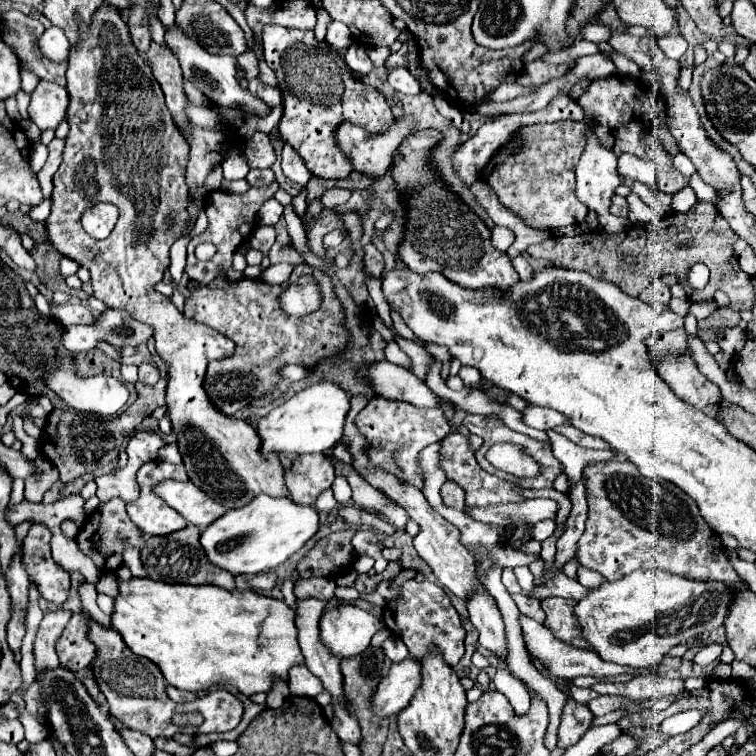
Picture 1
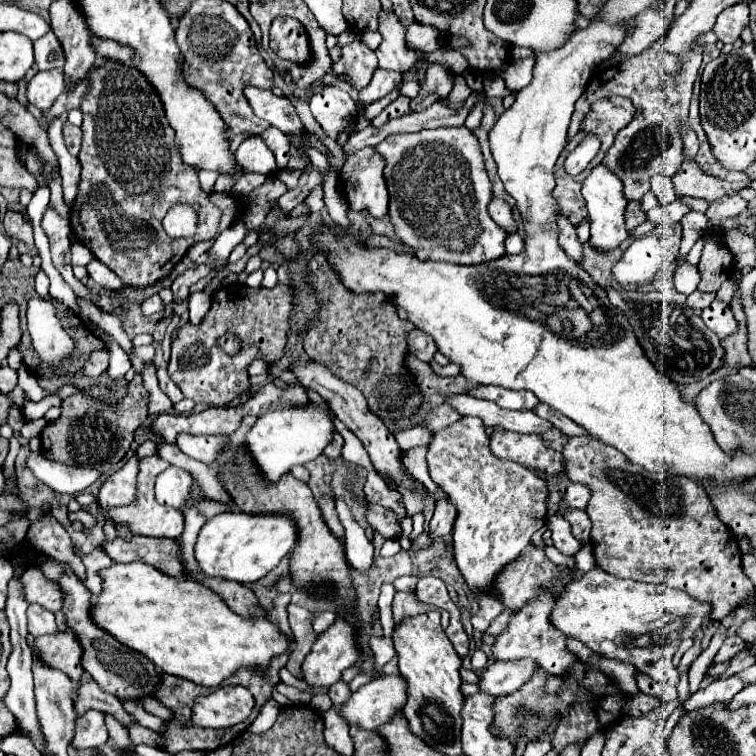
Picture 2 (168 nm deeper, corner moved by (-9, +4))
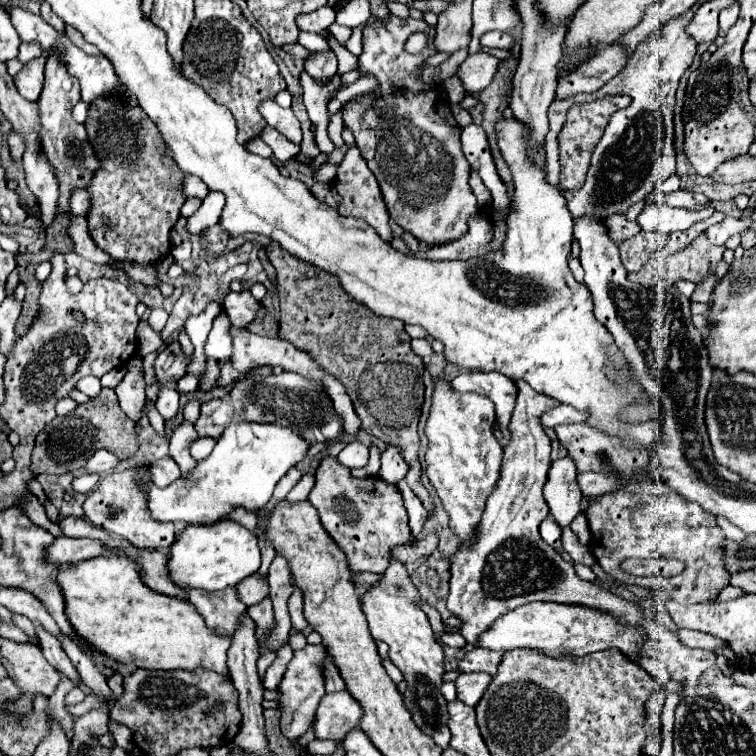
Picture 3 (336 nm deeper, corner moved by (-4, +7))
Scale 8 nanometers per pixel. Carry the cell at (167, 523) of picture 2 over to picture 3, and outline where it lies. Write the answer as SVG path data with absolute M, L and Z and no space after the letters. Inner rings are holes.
M136 466L122 472L110 472L104 480L100 480L98 488L84 502L84 516L94 524L108 532L114 532L126 538L130 544L138 548L168 548L174 542L174 524L158 522L148 512L148 500L138 486L140 478L148 476L148 466Z

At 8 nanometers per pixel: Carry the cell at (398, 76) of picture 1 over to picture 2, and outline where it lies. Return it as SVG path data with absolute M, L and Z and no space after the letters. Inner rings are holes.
M383 7L379 11L379 19L381 19L379 33L383 37L381 45L375 51L379 67L405 73L411 65L415 65L415 53L405 47L407 27L399 21L399 17L393 11L385 11Z

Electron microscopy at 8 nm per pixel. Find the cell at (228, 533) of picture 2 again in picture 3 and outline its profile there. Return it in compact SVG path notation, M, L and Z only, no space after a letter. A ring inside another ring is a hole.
M230 518L218 520L216 524L198 524L186 526L178 540L170 546L168 572L170 580L178 586L204 588L204 590L222 590L226 586L236 586L244 578L256 574L260 564L260 548L256 532L250 532L240 522Z

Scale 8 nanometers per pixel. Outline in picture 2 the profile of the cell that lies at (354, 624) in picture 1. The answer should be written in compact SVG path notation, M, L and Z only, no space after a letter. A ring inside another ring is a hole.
M337 619L321 633L301 665L303 681L311 687L331 687L341 679L341 673L357 661L355 627L349 621Z

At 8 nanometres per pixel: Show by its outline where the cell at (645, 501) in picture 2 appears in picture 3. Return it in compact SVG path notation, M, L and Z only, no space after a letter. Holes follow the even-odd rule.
M564 424L554 428L554 432L568 450L568 458L576 464L578 472L614 474L620 480L618 490L594 498L586 510L592 532L588 546L602 570L618 582L652 588L660 592L664 600L676 600L684 606L716 600L730 582L730 572L724 562L726 536L716 524L716 518L704 514L698 504L684 500L664 480L652 480L648 474L650 456L644 450L626 452L620 440L606 438L586 424ZM624 558L674 558L684 562L686 568L682 574L674 576L674 580L644 580L620 570Z

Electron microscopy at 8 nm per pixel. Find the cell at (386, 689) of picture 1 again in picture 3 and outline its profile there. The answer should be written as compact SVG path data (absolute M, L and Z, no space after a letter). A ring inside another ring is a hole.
M348 690L326 694L316 712L316 738L328 740L344 740L350 730L354 730L364 716L364 710L356 698L348 694Z

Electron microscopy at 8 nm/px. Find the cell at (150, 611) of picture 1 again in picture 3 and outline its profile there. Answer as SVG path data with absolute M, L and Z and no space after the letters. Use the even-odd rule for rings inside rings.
M100 556L60 570L58 584L66 598L66 616L94 650L114 662L134 664L148 670L188 670L198 668L228 674L226 652L232 638L216 634L188 600L154 592L142 580L140 564L126 556Z

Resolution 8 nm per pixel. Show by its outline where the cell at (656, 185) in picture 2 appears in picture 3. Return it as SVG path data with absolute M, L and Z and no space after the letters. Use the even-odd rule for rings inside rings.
M678 190L678 192L670 192L670 194L664 194L662 200L668 204L668 206L674 206L674 208L688 208L688 210L700 210L704 204L696 204L692 200L692 194L690 192L684 192L684 190Z

